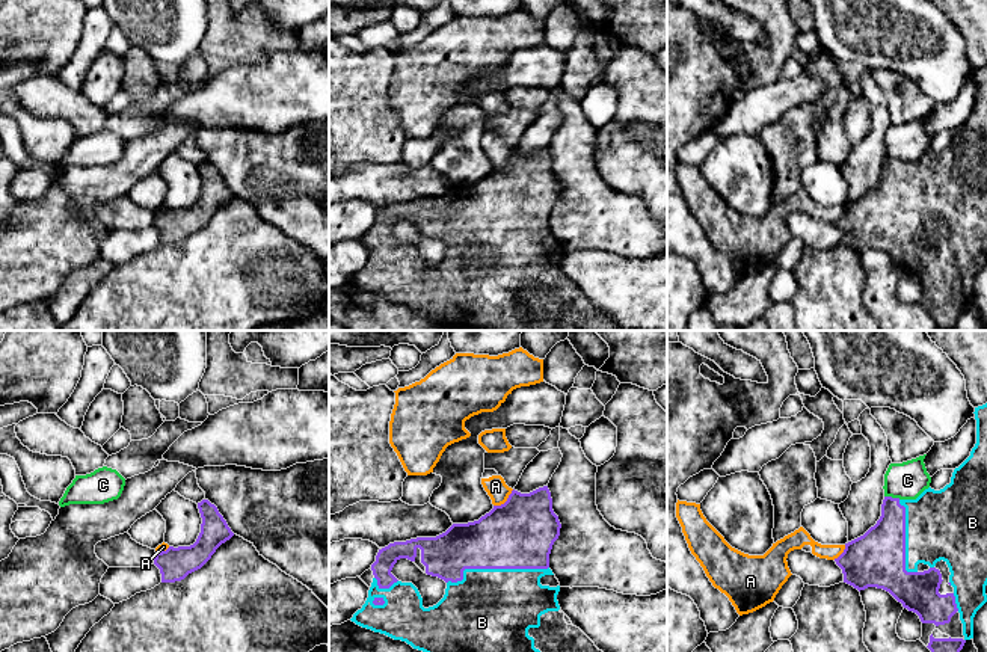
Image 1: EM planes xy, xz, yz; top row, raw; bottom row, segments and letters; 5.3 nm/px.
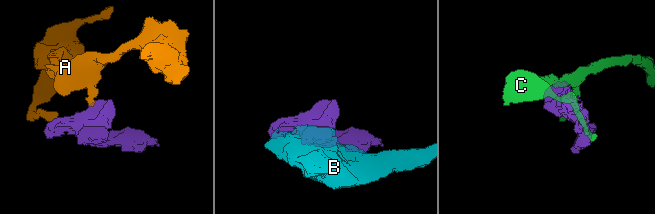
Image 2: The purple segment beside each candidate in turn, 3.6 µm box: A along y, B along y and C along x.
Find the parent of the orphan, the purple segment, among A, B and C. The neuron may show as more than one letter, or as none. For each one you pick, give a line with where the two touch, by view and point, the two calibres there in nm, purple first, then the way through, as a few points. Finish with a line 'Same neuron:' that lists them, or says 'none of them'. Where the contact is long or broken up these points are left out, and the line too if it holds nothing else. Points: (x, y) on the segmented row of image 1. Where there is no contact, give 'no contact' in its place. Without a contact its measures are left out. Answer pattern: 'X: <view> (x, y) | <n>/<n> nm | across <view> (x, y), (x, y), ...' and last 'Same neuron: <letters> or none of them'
B: xz (494, 568) | 360/440 nm
Same neuron: B

